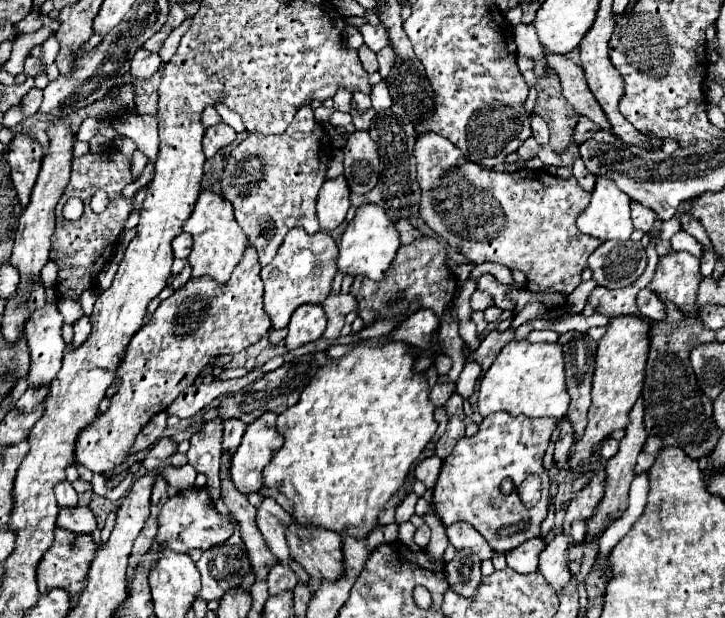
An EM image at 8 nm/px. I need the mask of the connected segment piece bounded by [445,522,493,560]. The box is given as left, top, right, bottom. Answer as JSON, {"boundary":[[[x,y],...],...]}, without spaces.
{"boundary":[[[457,522],[457,524],[451,524],[451,526],[445,526],[445,534],[457,550],[467,548],[467,550],[475,552],[481,560],[487,560],[487,558],[493,556],[493,550],[489,548],[487,540],[467,522]]]}

